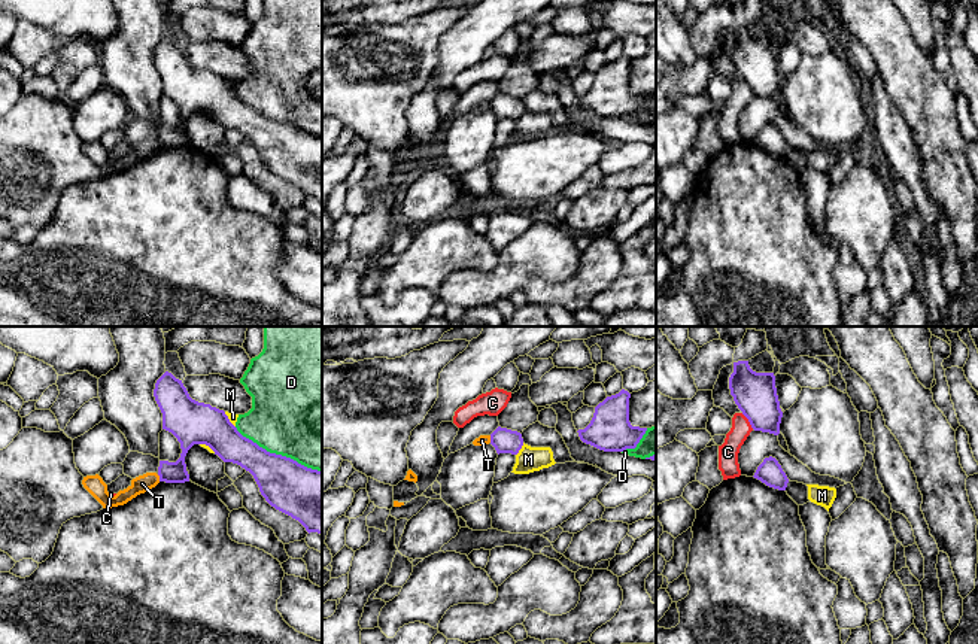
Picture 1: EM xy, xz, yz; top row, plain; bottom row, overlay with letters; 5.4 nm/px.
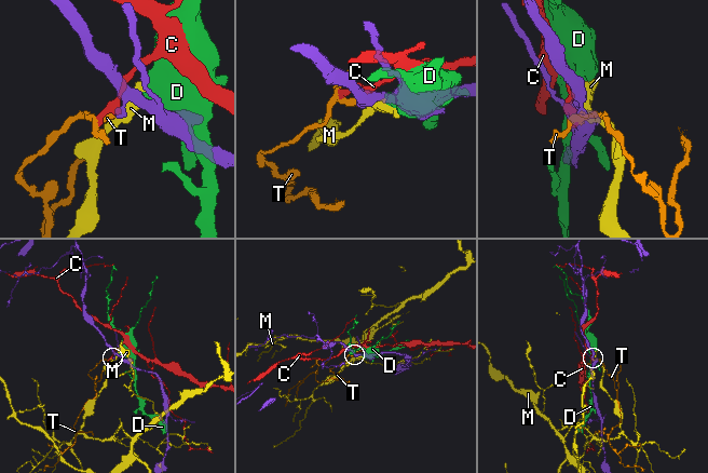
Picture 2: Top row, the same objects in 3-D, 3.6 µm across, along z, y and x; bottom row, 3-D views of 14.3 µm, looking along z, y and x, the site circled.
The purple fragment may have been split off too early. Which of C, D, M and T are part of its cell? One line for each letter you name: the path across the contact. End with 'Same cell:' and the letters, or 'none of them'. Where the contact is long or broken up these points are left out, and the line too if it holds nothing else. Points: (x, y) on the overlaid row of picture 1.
Same cell: none of them

